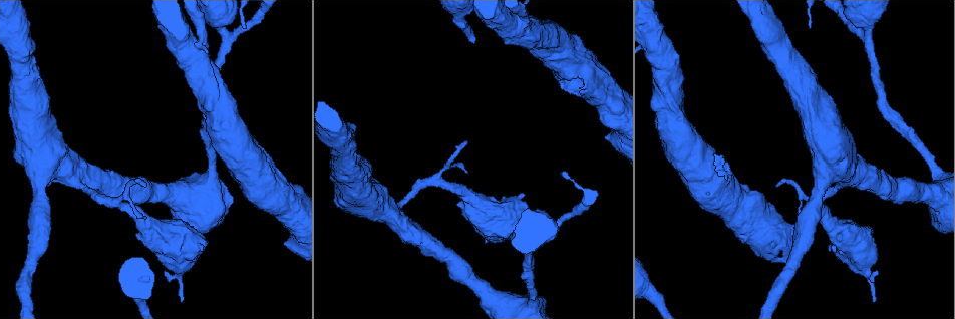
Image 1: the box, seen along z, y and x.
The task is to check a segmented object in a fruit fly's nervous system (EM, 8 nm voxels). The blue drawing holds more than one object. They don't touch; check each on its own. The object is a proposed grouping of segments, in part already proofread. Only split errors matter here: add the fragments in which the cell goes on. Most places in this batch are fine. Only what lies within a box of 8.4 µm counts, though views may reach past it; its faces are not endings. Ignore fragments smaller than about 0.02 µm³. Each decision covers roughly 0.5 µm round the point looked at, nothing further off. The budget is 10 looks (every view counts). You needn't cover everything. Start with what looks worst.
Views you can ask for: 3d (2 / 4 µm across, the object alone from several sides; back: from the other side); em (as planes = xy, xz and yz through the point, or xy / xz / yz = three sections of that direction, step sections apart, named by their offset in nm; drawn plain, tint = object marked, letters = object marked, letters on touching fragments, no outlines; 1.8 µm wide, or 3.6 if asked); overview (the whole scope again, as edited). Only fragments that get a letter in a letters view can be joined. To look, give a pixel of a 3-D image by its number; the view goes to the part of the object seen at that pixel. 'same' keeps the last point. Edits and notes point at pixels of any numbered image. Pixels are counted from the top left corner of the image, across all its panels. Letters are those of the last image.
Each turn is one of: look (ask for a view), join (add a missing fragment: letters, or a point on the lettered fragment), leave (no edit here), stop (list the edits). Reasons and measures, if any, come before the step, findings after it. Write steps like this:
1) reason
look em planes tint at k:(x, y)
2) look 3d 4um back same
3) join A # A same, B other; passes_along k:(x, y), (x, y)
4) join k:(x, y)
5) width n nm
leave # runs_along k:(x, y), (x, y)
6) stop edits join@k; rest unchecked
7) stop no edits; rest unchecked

thick end
look 3d 4um at 1:(581, 95)

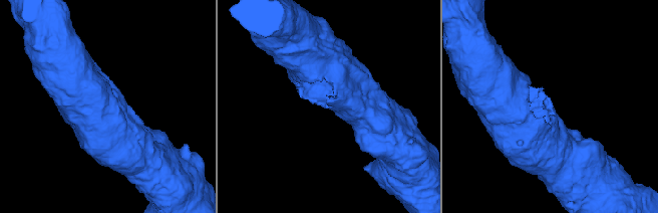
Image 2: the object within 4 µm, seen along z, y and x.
shape alone is not enough
look em yz step 4 tint at 2:(550, 99)

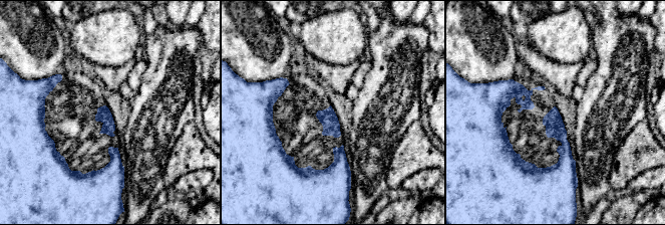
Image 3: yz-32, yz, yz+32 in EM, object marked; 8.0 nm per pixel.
another direction
look em planes letters same

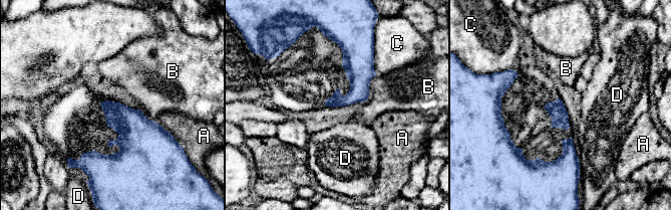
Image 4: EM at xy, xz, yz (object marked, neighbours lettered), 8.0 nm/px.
leave # A other, B other, C other, D other; border 4:(376, 73), (364, 101); none of them fits

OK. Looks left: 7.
thick end
look em planes letters at 1:(877, 272)

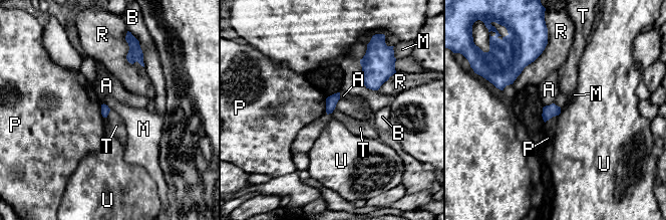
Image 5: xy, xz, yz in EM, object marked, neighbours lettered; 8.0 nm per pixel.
leave # A other, B other, M other, P other, R other, T other, U other; none of them fits

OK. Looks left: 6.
thin end
look em planes letters at 1:(810, 26)

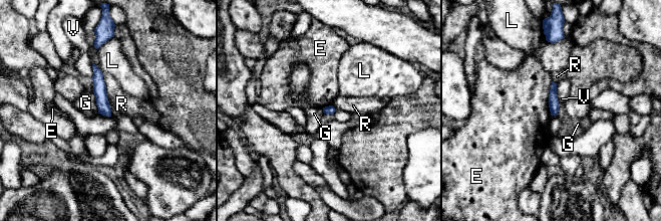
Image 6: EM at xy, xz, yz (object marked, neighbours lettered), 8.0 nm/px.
leave # E other, G other, L other, R other, V other; runs_along 6:(95, 68), (101, 101), (108, 114); no lettered fragment goes on from it

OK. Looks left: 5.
abrupt turn
look em planes letters at 1:(772, 243)

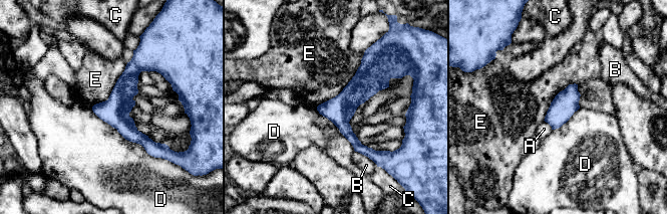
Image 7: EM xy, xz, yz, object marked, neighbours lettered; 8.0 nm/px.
leave # A other, B other, C other, D other, E other; runs_along 7:(367, 56), (344, 128), (371, 156); no lettered fragment goes on from it

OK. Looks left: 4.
stop no edits; rest unchecked

